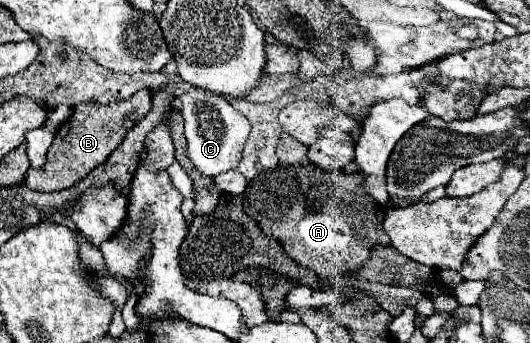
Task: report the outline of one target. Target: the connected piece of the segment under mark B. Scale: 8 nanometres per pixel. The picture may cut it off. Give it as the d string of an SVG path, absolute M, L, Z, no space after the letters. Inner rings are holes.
M139 91L127 101L115 101L109 105L101 103L81 103L73 109L73 117L63 123L47 151L47 161L39 169L29 169L25 183L33 191L63 191L67 187L73 187L73 183L79 183L83 177L87 177L97 165L105 163L107 157L119 147L119 143L125 139L127 131L137 125L141 117L145 117L151 109L151 91ZM131 113L137 115L137 119L131 119Z

